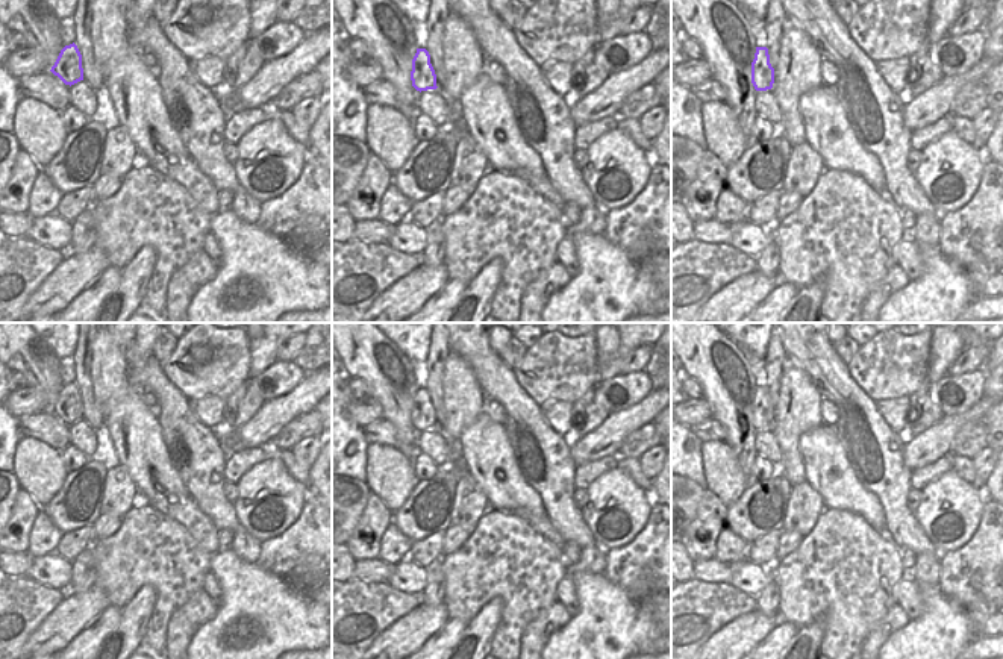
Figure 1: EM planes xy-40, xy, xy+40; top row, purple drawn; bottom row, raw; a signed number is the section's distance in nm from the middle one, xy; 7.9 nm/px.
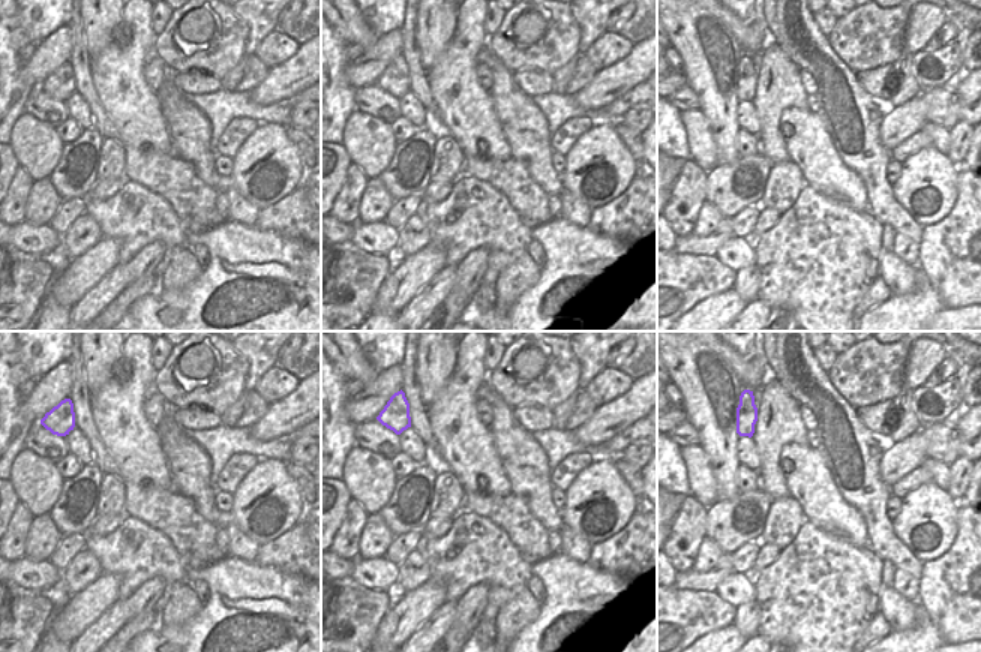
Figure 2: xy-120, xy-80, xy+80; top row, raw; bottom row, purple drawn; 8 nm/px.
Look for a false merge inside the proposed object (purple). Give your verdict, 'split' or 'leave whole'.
leave whole

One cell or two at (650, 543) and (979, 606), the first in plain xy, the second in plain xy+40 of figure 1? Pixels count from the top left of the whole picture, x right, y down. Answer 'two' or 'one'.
one

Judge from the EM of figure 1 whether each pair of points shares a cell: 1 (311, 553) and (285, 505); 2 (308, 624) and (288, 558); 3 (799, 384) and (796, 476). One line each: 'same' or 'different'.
1: different
2: different
3: same

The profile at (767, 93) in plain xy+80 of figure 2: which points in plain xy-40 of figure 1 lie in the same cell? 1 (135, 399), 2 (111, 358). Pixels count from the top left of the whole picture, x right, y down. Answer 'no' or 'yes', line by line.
1: no
2: yes

